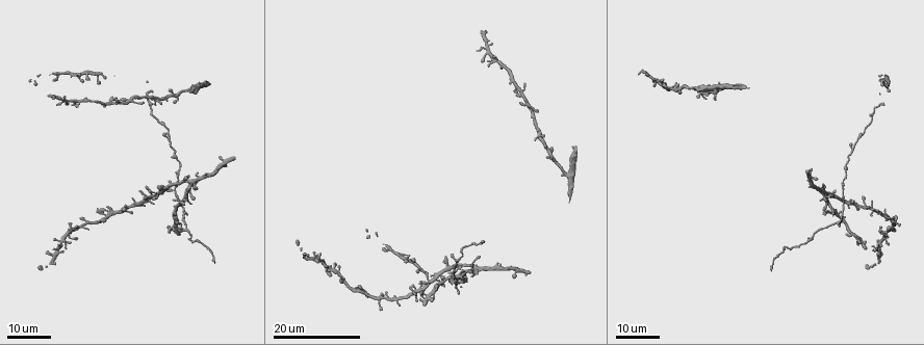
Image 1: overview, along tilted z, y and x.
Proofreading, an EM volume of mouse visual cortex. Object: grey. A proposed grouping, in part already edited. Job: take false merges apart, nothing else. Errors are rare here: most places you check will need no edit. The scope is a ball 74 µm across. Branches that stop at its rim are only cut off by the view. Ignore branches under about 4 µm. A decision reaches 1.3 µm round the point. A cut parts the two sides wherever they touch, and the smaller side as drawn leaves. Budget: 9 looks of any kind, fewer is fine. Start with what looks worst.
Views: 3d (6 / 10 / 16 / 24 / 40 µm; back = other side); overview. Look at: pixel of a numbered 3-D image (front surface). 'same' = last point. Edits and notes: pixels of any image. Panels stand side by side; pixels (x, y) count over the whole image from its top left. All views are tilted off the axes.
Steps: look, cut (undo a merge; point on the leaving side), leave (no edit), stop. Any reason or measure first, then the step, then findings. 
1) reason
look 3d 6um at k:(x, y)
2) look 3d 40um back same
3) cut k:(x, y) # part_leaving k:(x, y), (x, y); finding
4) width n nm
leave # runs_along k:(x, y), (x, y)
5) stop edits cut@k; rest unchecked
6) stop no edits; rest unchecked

thin arm on a thick one
look 3d 24um at 1:(840, 214)

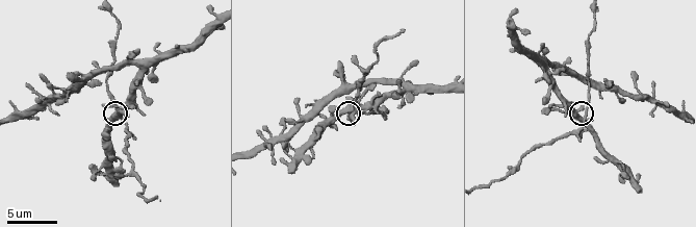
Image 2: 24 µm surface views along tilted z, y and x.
look 3d 6um at 2:(587, 113)

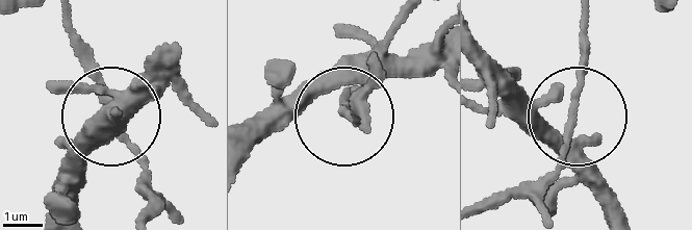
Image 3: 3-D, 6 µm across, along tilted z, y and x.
leave # all the same neuron

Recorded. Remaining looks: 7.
side arm on a straight run
look 3d 6um at 2:(134, 167)

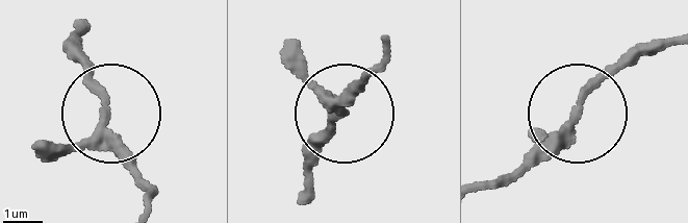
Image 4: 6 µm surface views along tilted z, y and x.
leave # runs_along 4:(671, 36), (596, 89), (568, 130), (512, 179); continuous, no second neuron

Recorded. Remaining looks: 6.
three-way junction
look 3d 24um at 1:(170, 136)

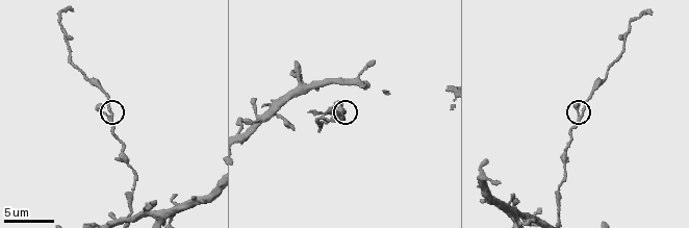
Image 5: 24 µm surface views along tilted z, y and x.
look 3d 10um at 5:(580, 116)

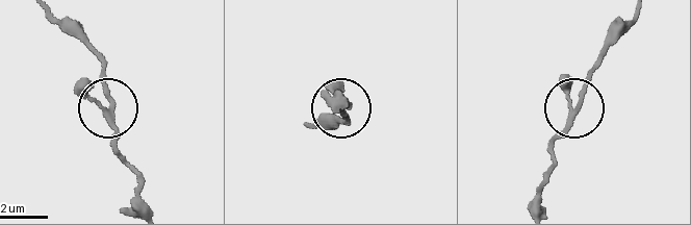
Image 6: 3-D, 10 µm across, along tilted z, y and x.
width 190 nm
leave # runs_along 6:(148, 204), (117, 144), (102, 61), (92, 45); all the same neuron

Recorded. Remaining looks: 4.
four-way junction
look 3d 6um at 5:(359, 76)

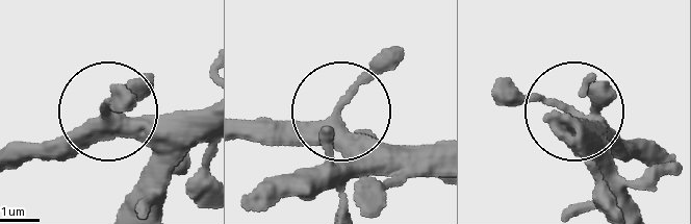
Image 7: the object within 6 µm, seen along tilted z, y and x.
look 3d 6um back at 7:(106, 115)

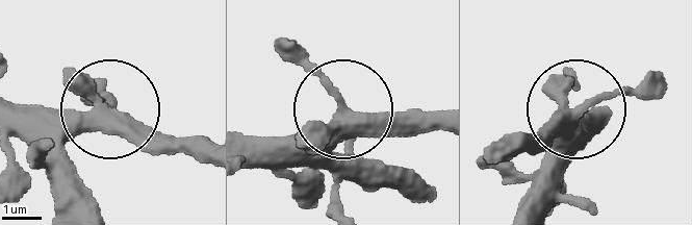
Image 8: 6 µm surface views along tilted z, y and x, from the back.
arms 4
leave # one neuron here

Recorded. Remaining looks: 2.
stop no edits; rest unchecked

